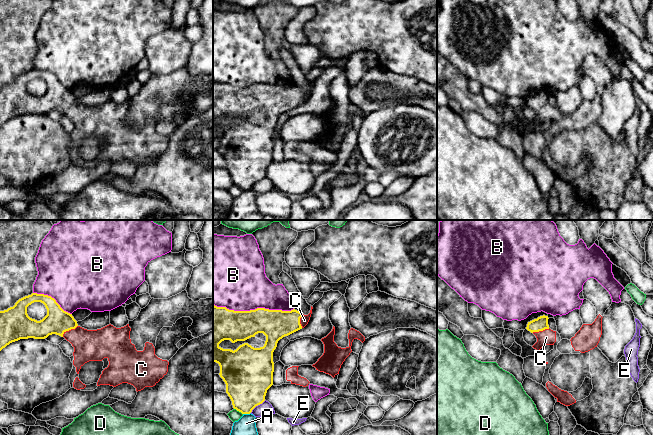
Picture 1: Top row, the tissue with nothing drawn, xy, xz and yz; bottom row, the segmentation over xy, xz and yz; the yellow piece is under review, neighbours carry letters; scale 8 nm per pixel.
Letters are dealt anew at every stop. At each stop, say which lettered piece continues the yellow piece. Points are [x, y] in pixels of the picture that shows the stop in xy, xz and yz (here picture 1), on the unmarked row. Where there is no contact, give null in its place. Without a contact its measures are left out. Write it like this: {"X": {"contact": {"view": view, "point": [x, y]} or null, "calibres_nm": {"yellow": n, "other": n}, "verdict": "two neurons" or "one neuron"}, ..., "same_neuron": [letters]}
{"A": {"contact": {"view": "xz", "point": [246, 189]}, "calibres_nm": {"yellow": 340, "other": 260}, "verdict": "two neurons"}, "B": {"contact": {"view": "xz", "point": [253, 86]}, "calibres_nm": {"yellow": 240, "other": 440}, "verdict": "two neurons"}, "C": {"contact": {"view": "xy", "point": [69, 105]}, "calibres_nm": {"yellow": 200, "other": 260}, "verdict": "one neuron"}, "D": {"contact": {"view": "xz", "point": [238, 186]}, "calibres_nm": {"yellow": 360, "other": 90}, "verdict": "two neurons"}, "E": {"contact": {"view": "xz", "point": [257, 181]}, "calibres_nm": {"yellow": 380, "other": 110}, "verdict": "two neurons"}, "same_neuron": ["C"]}

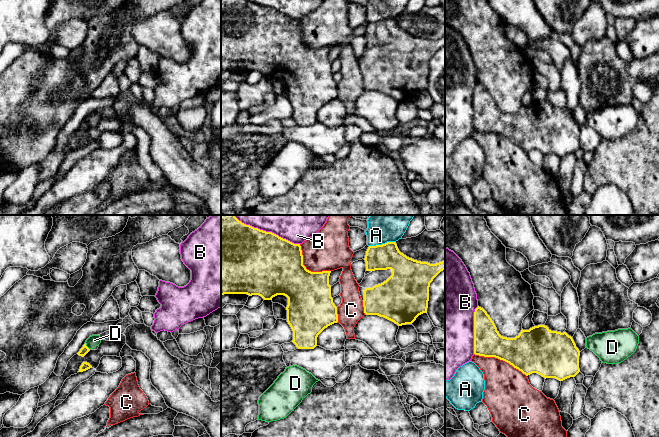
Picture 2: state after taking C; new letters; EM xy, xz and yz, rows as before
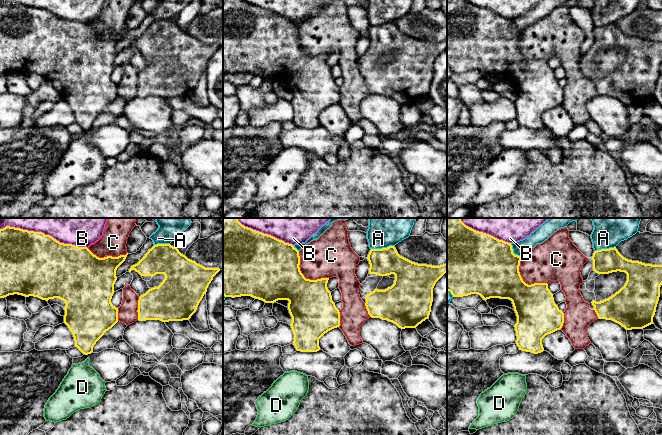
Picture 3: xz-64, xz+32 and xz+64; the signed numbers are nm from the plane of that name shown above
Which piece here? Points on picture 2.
{"A": {"contact": {"view": "xz", "point": [382, 20]}, "calibres_nm": {"yellow": 200, "other": 180}, "verdict": "two neurons"}, "B": {"contact": {"view": "xz", "point": [271, 8]}, "calibres_nm": {"yellow": 480, "other": 160}, "verdict": "two neurons"}, "C": {"contact": {"view": "yz", "point": [500, 135]}, "calibres_nm": {"yellow": 340, "other": 360}, "verdict": "two neurons"}, "D": {"contact": {"view": "xy", "point": [86, 122]}, "calibres_nm": {"yellow": 70, "other": 90}, "verdict": "two neurons"}, "same_neuron": []}

